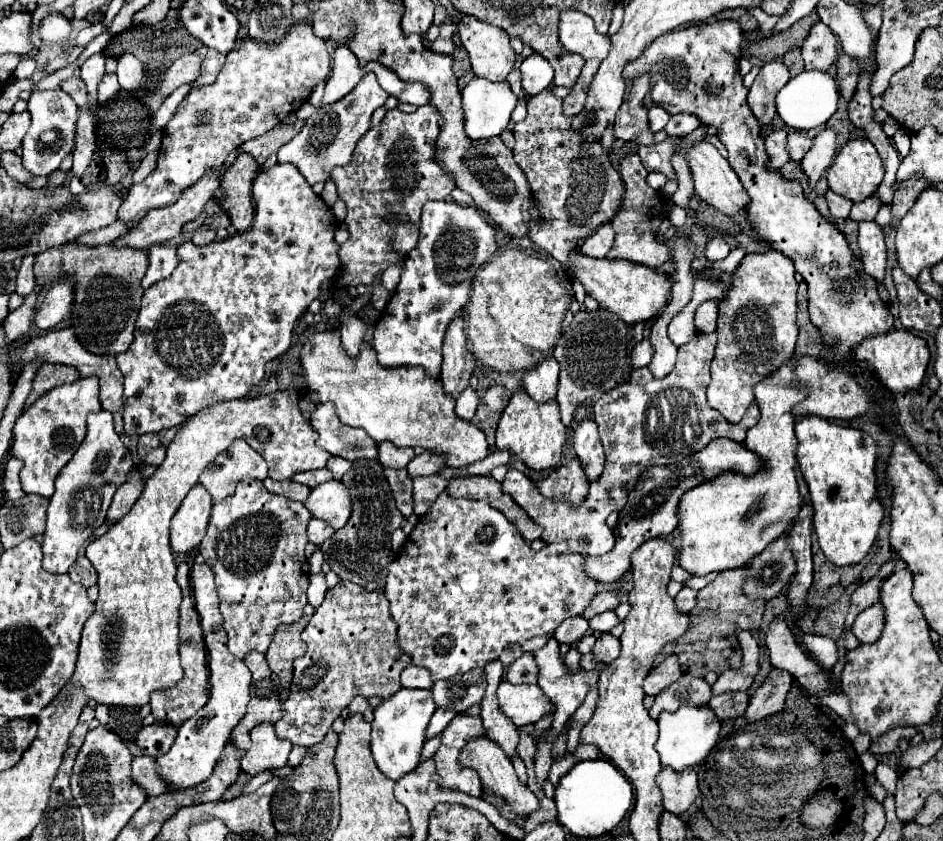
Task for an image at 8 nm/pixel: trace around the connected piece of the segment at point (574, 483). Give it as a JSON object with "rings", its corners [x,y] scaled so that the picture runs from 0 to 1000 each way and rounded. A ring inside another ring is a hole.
{"rings":[[[613,543],[587,558],[579,570],[571,572],[568,579],[577,591],[592,591],[607,600],[617,598],[624,589],[624,570]]]}

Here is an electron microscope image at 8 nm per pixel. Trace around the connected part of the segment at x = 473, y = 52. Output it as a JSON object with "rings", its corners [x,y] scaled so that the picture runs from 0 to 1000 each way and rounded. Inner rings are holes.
{"rings":[[[492,18],[486,27],[486,42],[498,63],[505,92],[534,96],[545,82],[547,63],[541,56],[541,44],[534,34],[522,32],[501,18]]]}

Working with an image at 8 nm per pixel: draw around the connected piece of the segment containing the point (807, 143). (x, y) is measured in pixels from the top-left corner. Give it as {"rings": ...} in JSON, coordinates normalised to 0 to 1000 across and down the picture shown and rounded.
{"rings":[[[840,156],[836,161],[836,182],[838,182],[838,189],[848,191],[857,182],[859,175],[861,175],[861,165],[859,165],[857,156]]]}

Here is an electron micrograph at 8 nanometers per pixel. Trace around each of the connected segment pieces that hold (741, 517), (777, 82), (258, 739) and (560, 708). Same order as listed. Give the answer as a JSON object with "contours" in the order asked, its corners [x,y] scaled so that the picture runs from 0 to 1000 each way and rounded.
{"contours":[[[[829,436],[821,448],[810,451],[800,463],[806,501],[793,510],[789,529],[814,548],[812,558],[797,567],[768,562],[721,591],[717,610],[723,639],[719,672],[732,684],[751,684],[755,679],[791,672],[797,662],[808,658],[814,646],[832,635],[844,617],[848,608],[848,589],[842,565],[844,520],[840,482],[850,477],[855,467],[853,463],[836,460],[840,451],[840,436]]],[[[814,73],[808,77],[804,92],[793,108],[793,125],[802,141],[810,149],[823,139],[821,118],[825,108],[836,99],[838,87],[829,73]]],[[[278,860],[267,867],[267,888],[255,905],[255,912],[263,922],[274,922],[280,914],[297,914],[305,907],[310,883],[297,881],[288,860]]],[[[583,757],[581,765],[575,772],[566,774],[566,786],[568,786],[571,795],[573,795],[573,800],[571,800],[571,815],[575,817],[575,822],[579,824],[579,829],[590,838],[585,872],[594,872],[596,864],[600,862],[600,857],[604,855],[604,850],[617,838],[624,819],[634,810],[634,800],[632,798],[619,798],[619,795],[615,795],[611,800],[602,798],[600,791],[596,788],[596,779],[594,779],[594,772],[592,772],[592,762],[587,757]]]]}

